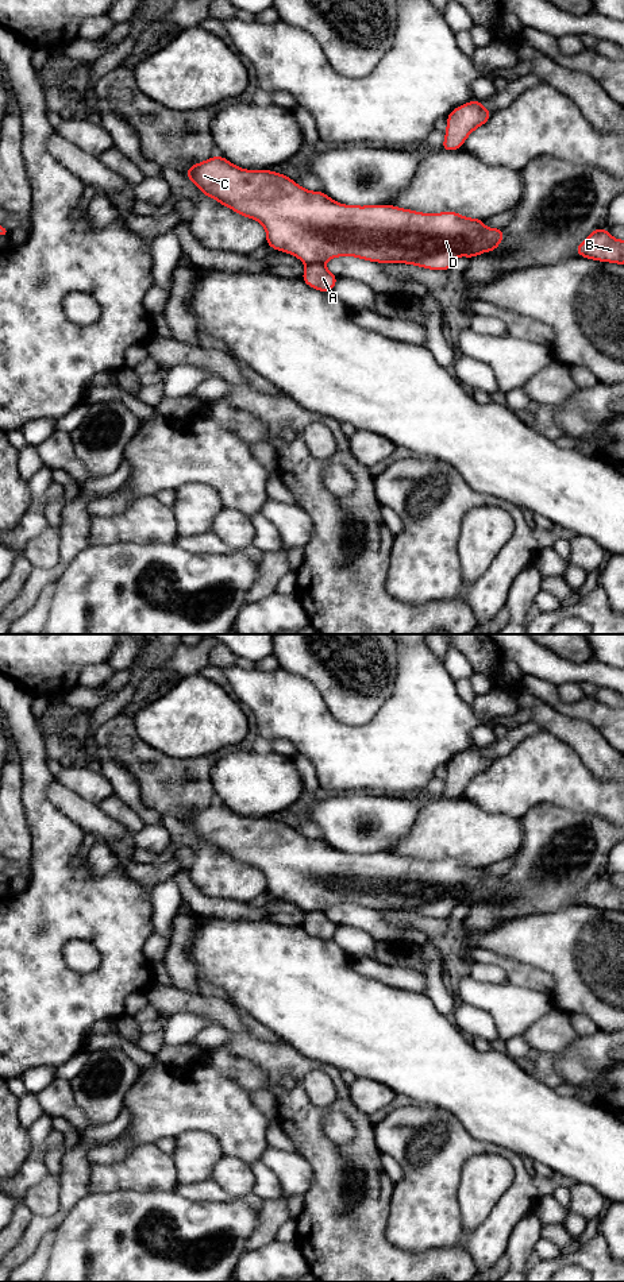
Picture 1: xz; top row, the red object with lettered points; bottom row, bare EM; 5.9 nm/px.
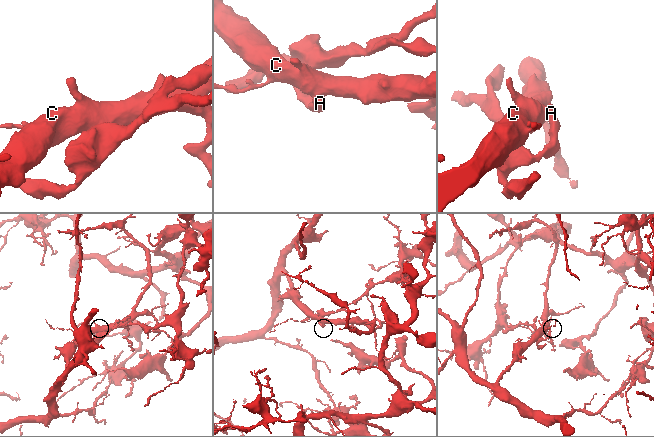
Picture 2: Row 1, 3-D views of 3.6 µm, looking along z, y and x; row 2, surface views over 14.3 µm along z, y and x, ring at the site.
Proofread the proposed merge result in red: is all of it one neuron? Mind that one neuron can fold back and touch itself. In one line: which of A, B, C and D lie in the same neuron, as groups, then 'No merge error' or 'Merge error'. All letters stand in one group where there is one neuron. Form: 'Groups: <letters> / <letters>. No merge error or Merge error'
Groups: A / B C D. Merge error

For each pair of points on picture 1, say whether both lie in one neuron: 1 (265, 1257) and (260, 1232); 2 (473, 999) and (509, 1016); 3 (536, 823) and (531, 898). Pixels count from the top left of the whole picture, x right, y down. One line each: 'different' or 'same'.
1: different
2: same
3: same

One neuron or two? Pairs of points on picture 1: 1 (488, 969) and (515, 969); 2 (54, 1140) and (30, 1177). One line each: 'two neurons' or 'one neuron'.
1: two neurons
2: one neuron

